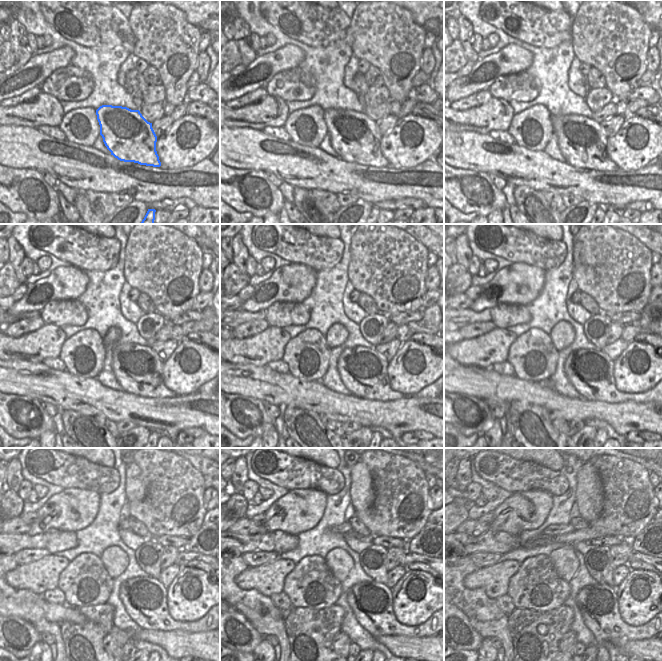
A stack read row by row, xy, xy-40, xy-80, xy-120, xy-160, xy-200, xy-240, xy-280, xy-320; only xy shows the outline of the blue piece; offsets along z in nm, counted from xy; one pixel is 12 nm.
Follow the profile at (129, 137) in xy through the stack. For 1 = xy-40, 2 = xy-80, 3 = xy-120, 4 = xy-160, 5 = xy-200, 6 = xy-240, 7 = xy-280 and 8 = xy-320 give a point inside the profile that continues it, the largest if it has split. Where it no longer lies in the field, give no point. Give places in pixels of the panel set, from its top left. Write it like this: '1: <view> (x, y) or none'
1: xy-40 (354, 136)
2: xy-80 (582, 141)
3: xy-120 (137, 368)
4: xy-160 (362, 370)
5: xy-200 (588, 371)
6: xy-240 (142, 597)
7: xy-280 (374, 612)
8: xy-320 (600, 612)

